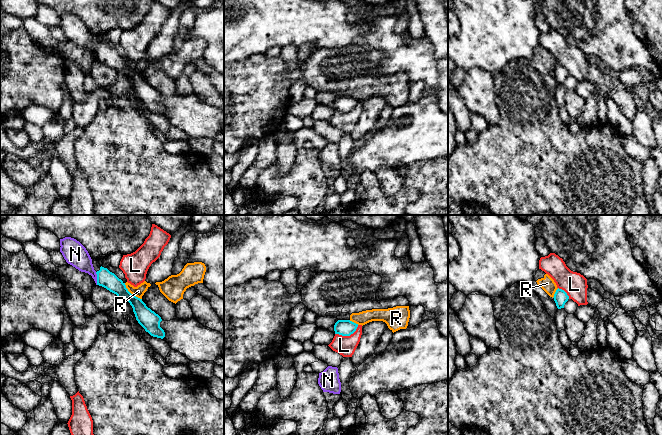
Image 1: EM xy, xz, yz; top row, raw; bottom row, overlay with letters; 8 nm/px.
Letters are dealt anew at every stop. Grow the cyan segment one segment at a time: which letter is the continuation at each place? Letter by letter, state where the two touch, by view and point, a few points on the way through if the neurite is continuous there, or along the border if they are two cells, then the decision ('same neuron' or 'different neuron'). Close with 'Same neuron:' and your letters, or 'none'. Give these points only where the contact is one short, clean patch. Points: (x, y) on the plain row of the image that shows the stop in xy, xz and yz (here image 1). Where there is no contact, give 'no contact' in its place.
L: xz (347, 111) | along xz (358, 101), (349, 111), (335, 110) | different neuron
N: xy (97, 54) | along xy (95, 48), (97, 60) | different neuron
R: xy (130, 69) | along xy (124, 59), (131, 69), (141, 75) | different neuron
Same neuron: none

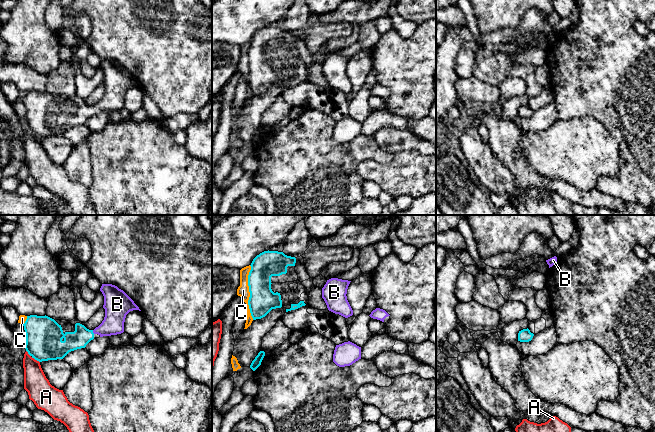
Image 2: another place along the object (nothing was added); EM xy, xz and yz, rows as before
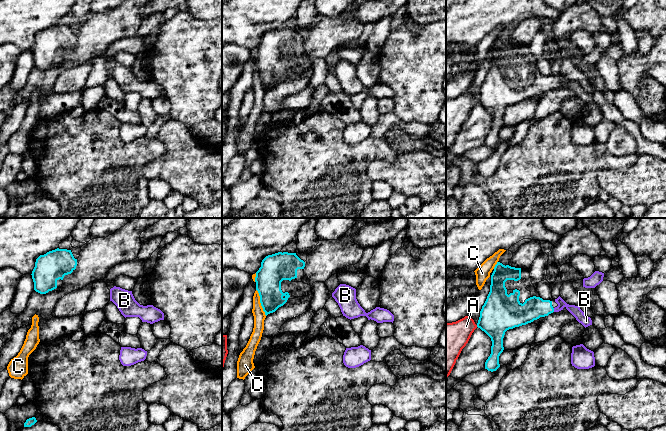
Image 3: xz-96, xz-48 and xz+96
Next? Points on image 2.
A: xy (32, 133) | different neuron
B: xy (92, 108) | across xy (78, 115), (92, 108), (100, 106), (115, 87) | same neuron
C: xz (249, 67) | different neuron
Same neuron: B

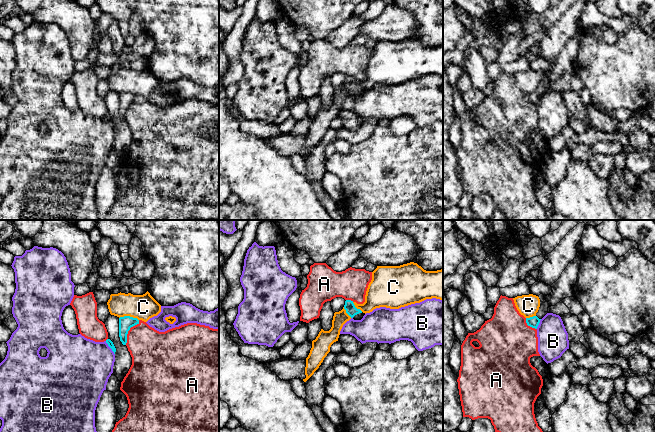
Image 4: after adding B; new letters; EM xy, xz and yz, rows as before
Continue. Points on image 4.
A: xy (128, 106) | different neuron
B: xy (110, 123) | different neuron
C: xy (129, 92) | along xy (119, 93), (132, 92), (138, 96) | different neuron
Same neuron: none

